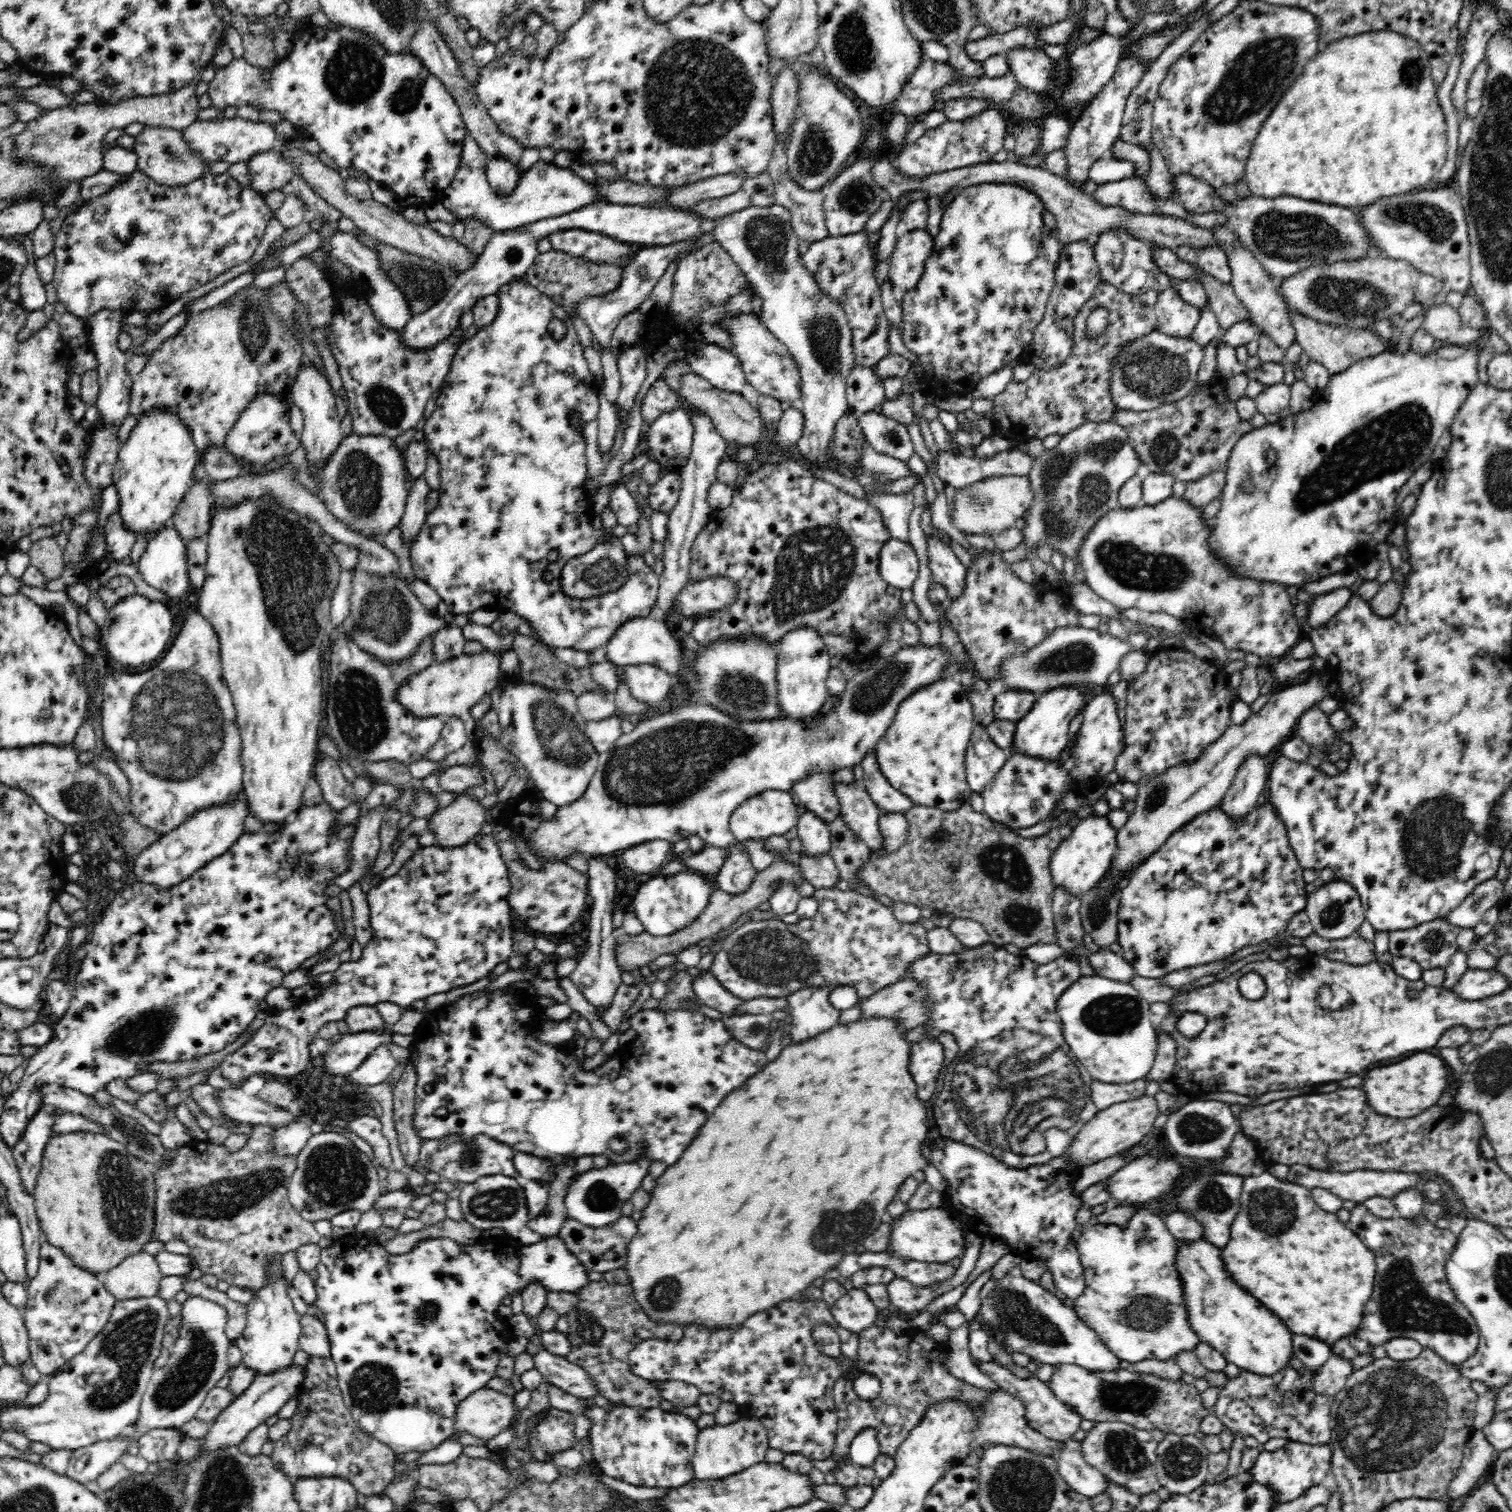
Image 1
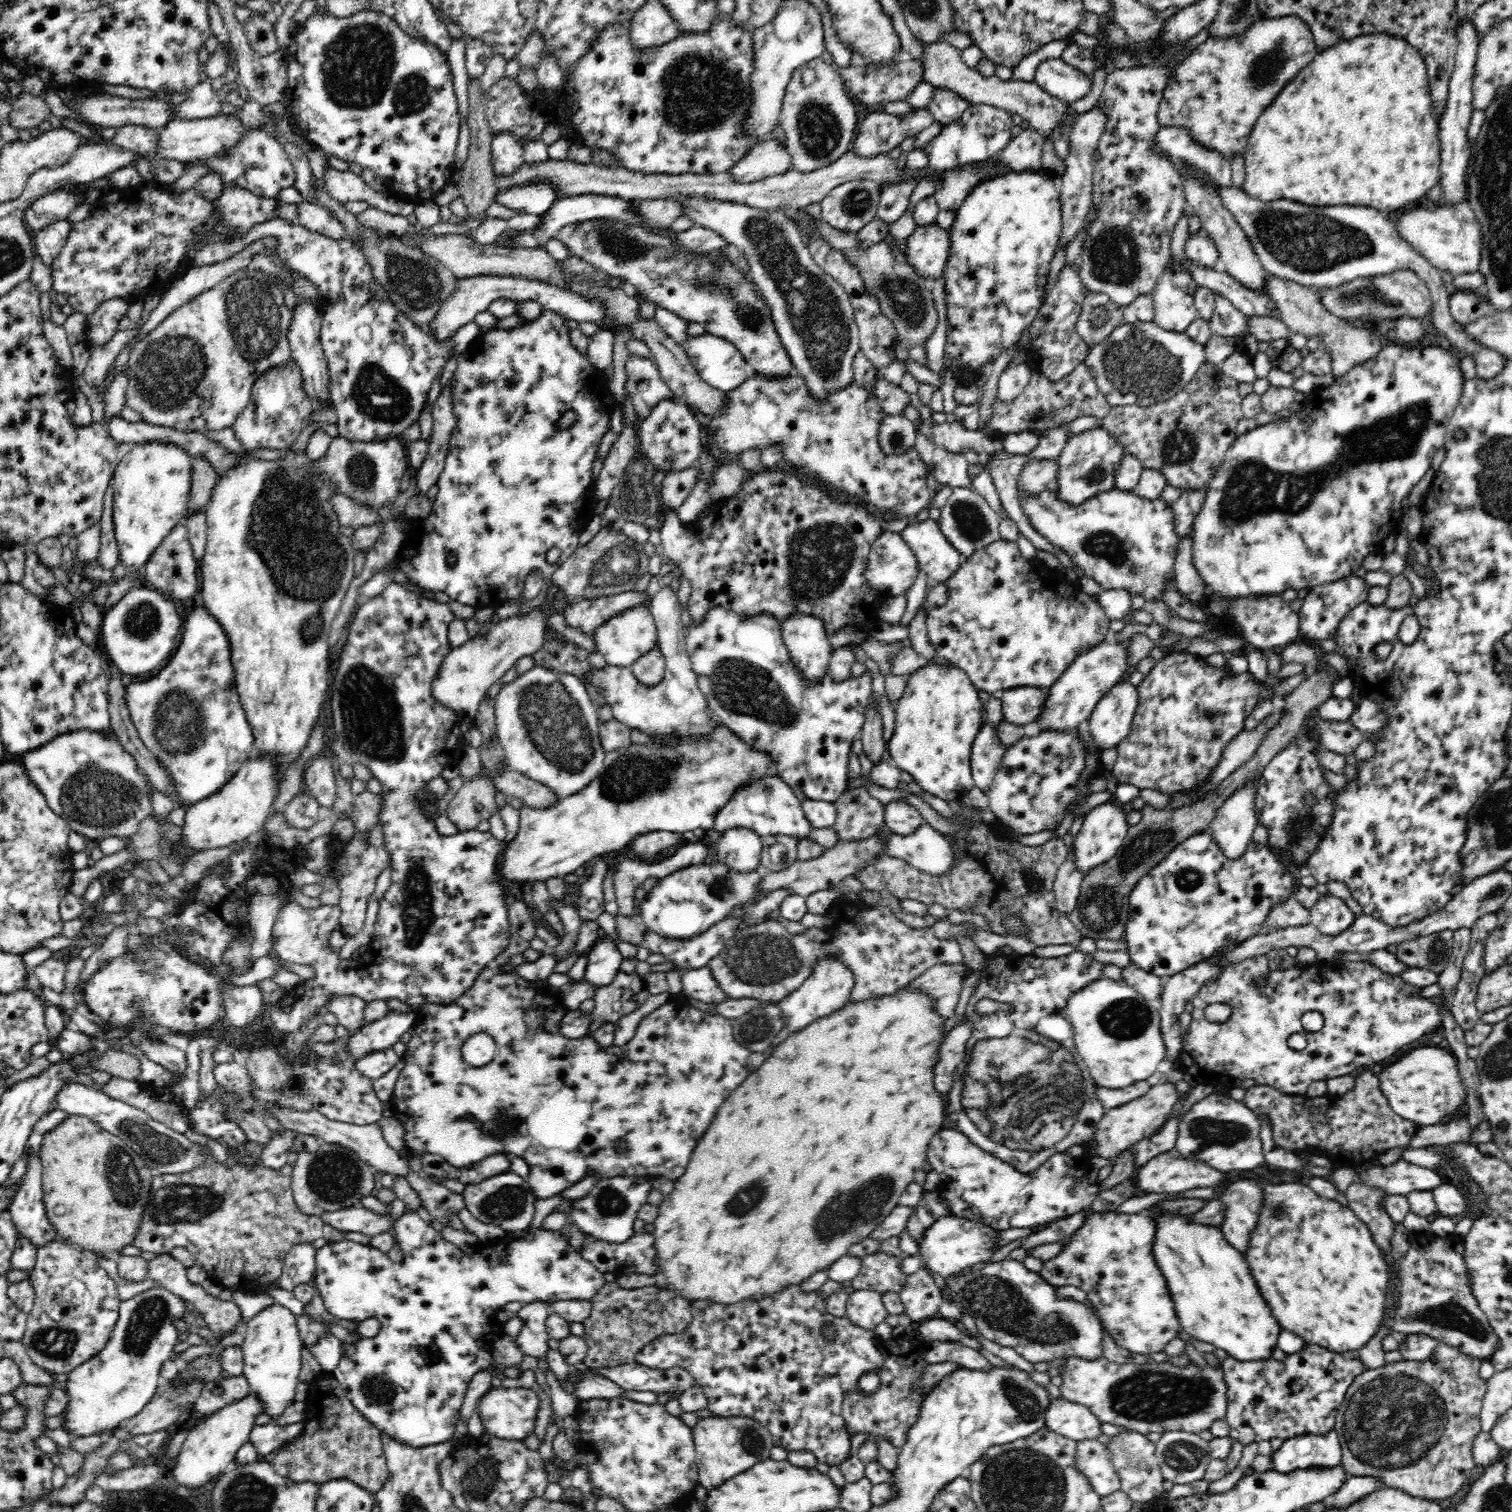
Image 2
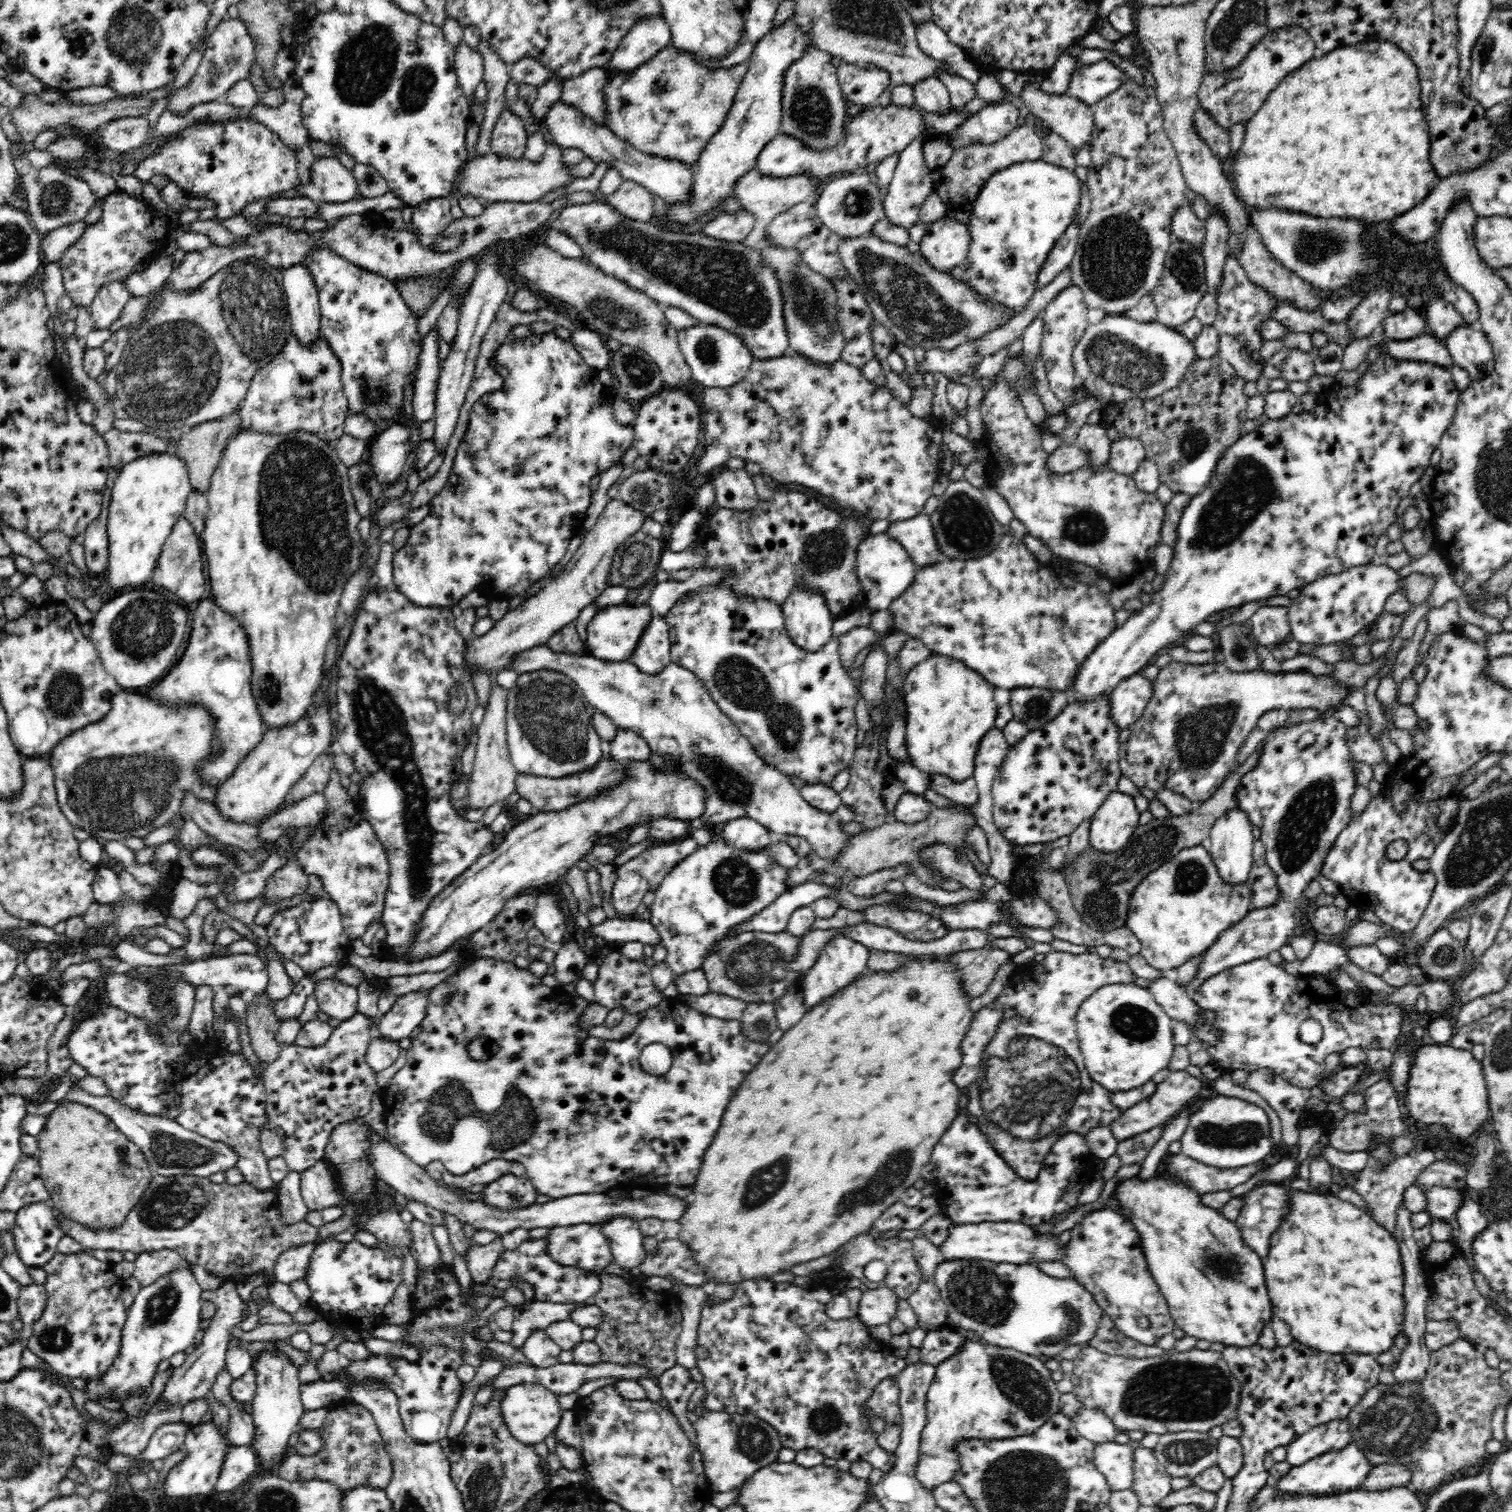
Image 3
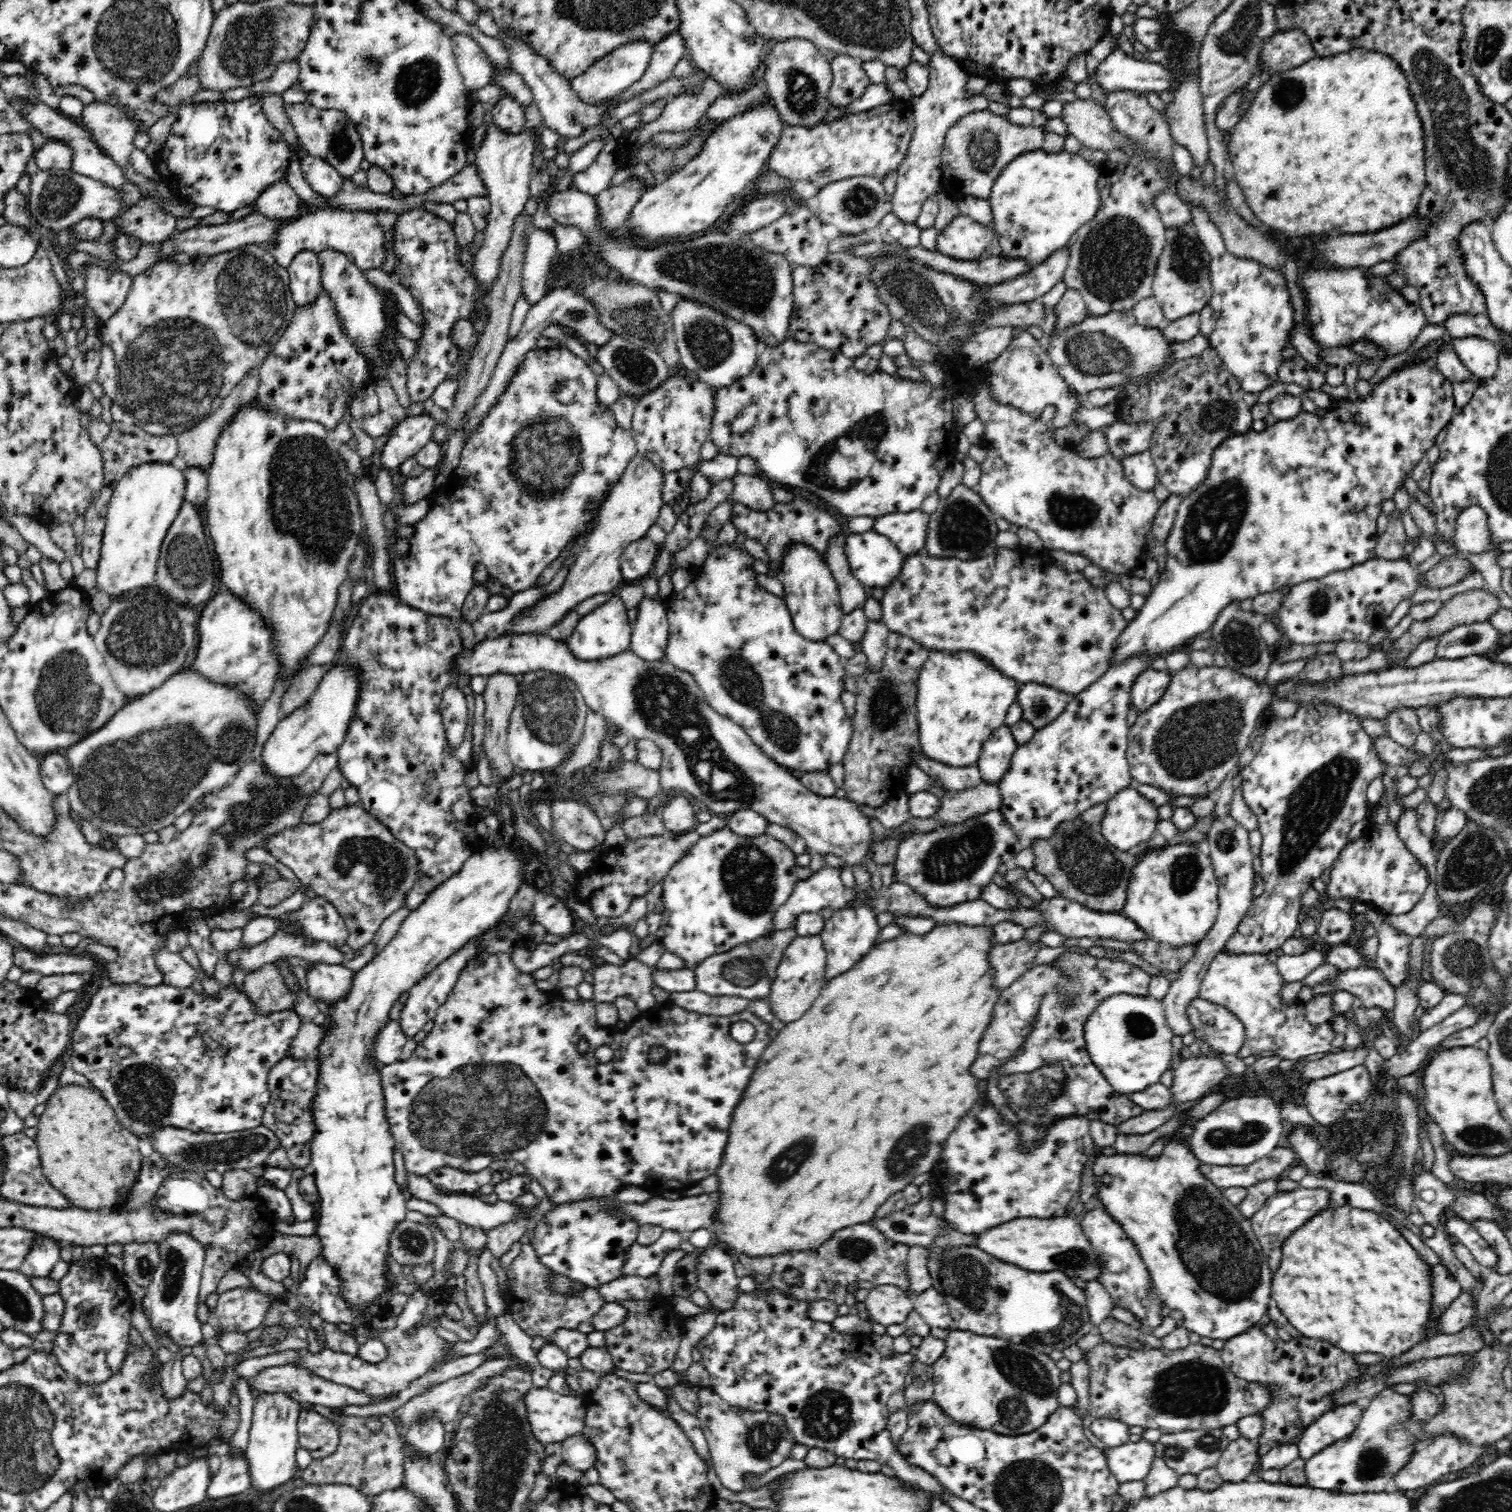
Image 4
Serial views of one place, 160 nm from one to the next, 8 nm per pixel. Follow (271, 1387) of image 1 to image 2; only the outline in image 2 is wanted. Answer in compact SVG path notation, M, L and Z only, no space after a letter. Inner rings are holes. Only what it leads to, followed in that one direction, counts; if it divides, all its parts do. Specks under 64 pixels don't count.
M250 1392L242 1400L228 1404L186 1431L186 1440L172 1470L176 1482L190 1488L198 1488L210 1483L212 1478L216 1478L230 1462L235 1460L238 1449L249 1441L249 1434L256 1425L256 1418L264 1412L261 1398L255 1392Z

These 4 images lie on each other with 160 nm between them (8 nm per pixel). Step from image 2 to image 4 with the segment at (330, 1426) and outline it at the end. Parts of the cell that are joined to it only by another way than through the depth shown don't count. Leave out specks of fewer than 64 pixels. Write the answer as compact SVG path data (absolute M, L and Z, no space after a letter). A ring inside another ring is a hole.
M340 1411L331 1416L338 1427L338 1448L330 1456L313 1459L306 1468L301 1469L300 1478L310 1485L349 1484L367 1496L400 1488L404 1480L404 1453L394 1420L389 1415L379 1415L380 1430L372 1433L365 1426L368 1416L347 1416Z

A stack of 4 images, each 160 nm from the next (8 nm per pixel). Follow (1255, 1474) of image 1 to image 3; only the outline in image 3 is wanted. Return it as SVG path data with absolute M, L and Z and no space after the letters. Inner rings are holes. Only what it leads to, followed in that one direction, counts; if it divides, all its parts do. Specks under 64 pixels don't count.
M1348 1419L1331 1420L1311 1428L1294 1442L1285 1446L1286 1458L1291 1467L1297 1467L1327 1452L1346 1448L1351 1443Z

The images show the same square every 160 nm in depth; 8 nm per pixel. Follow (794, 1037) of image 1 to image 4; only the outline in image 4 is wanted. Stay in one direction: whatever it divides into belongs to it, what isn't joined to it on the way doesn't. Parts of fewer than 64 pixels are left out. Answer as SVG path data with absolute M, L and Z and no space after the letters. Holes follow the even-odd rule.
M860 903L857 907L835 910L833 915L825 921L824 928L819 934L826 951L824 982L850 971L879 943L881 928L876 923L876 916L877 914L870 907Z

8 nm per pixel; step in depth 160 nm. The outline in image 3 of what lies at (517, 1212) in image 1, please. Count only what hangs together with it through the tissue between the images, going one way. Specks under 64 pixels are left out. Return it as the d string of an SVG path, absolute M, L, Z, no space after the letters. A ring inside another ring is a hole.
M512 1174L498 1178L479 1193L481 1198L478 1201L502 1211L526 1208L536 1202L536 1195L539 1194L526 1176L518 1177Z

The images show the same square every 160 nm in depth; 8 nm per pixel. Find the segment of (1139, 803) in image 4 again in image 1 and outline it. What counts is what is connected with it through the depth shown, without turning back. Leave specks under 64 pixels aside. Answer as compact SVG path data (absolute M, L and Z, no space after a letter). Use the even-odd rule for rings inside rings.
M1090 815L1082 819L1072 829L1068 839L1064 839L1050 856L1048 867L1050 867L1052 885L1054 888L1064 889L1066 893L1080 899L1084 893L1094 888L1106 875L1106 870L1108 870L1116 850L1116 829L1108 823L1106 816Z

